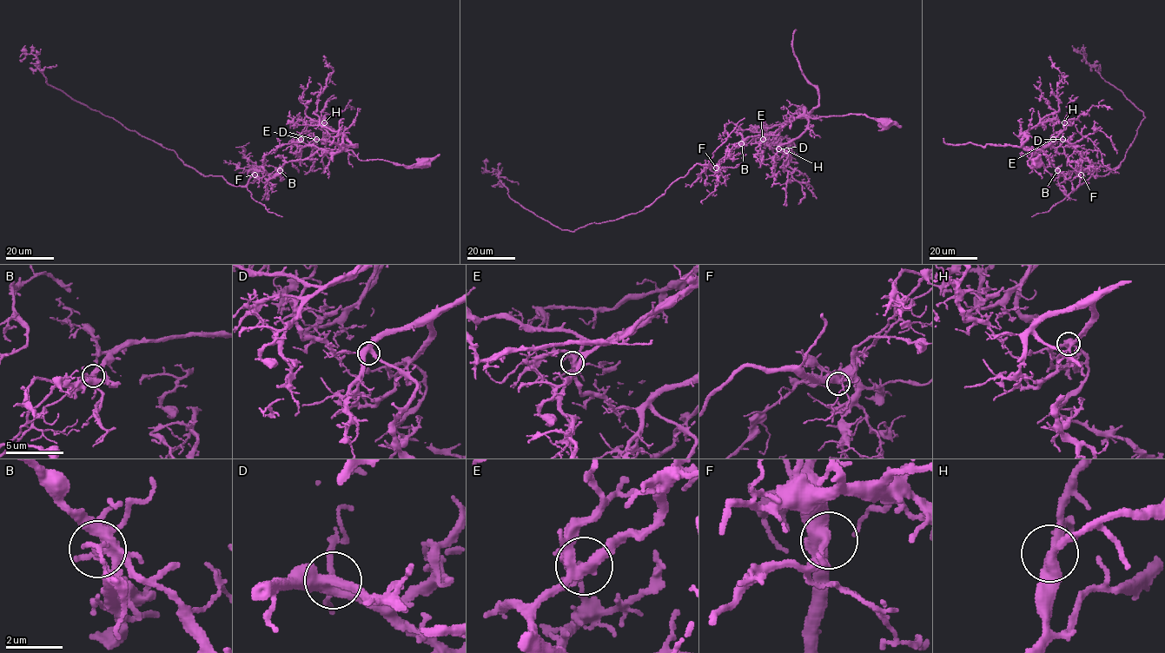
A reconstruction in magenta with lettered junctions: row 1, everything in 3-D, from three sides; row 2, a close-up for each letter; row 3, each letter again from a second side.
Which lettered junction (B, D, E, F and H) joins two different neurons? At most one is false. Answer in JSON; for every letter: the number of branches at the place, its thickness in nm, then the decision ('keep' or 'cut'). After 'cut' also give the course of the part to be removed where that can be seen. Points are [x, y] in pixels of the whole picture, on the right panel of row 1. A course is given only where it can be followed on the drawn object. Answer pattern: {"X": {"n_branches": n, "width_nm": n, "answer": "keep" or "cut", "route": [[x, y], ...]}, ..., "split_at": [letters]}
{"B": {"n_branches": 8, "width_nm": 340, "answer": "cut", "route": [[1056, 170], [1060, 176], [1078, 171], [1077, 186], [1090, 176], [1106, 175], [1125, 157], [1145, 117], [1072, 45]]}, "D": {"n_branches": 4, "width_nm": 400, "answer": "keep"}, "E": {"n_branches": 5, "width_nm": 340, "answer": "keep"}, "F": {"n_branches": 5, "width_nm": 440, "answer": "keep"}, "H": {"n_branches": 3, "width_nm": 340, "answer": "keep"}, "split_at": ["B"]}

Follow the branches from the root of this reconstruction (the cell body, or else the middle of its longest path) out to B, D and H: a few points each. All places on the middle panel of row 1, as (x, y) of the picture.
B: (885, 124), (862, 115), (816, 118), (800, 116), (790, 120), (771, 135), (751, 136), (741, 143)
D: (885, 124), (862, 115), (809, 118), (808, 128), (778, 148)
H: (885, 124), (862, 115), (809, 118), (808, 128), (791, 141), (786, 150)

